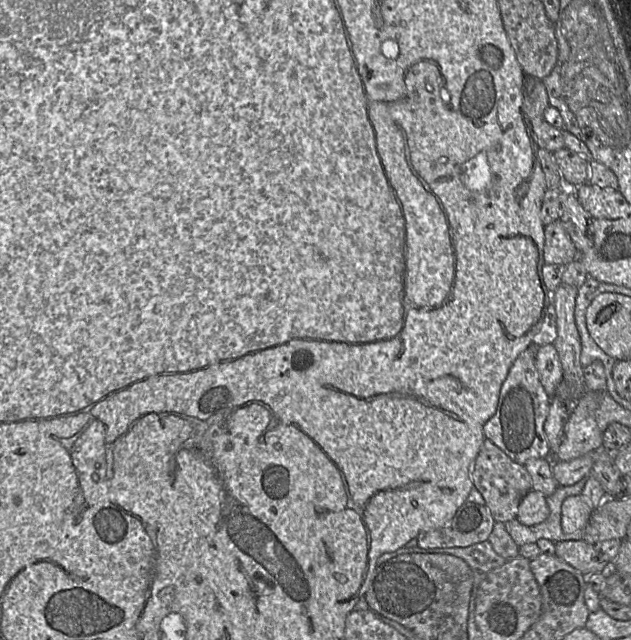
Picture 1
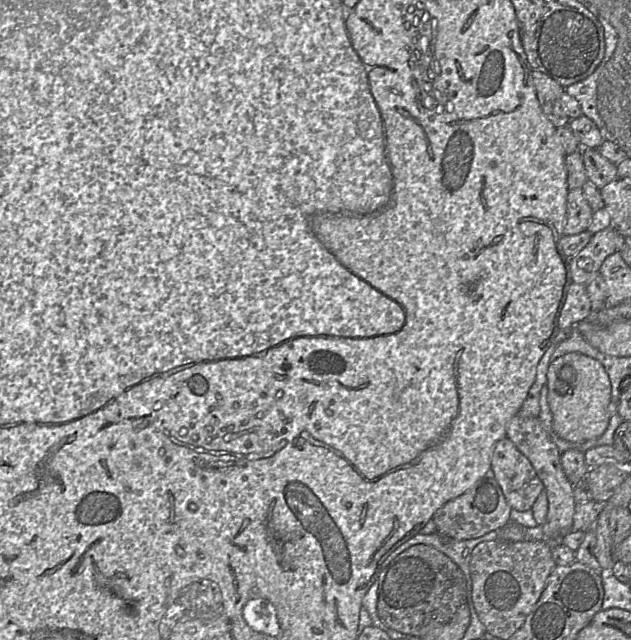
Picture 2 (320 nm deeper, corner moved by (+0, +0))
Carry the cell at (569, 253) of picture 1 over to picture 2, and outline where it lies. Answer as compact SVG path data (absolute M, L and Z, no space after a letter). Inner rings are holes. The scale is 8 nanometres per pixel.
M581 188L570 190L566 198L563 235L570 236L586 231L593 212Z

